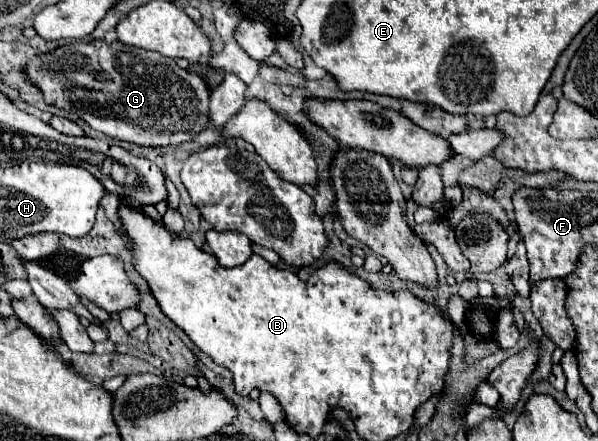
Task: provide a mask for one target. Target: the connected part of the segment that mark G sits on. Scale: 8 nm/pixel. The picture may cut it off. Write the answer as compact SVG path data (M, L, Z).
M75 41L47 55L39 55L29 61L29 81L35 83L43 93L45 101L63 109L77 113L95 131L101 131L113 139L129 141L135 145L179 145L199 135L203 127L209 125L209 99L211 89L201 75L181 69L173 59L163 57L155 51L127 47L121 41Z

